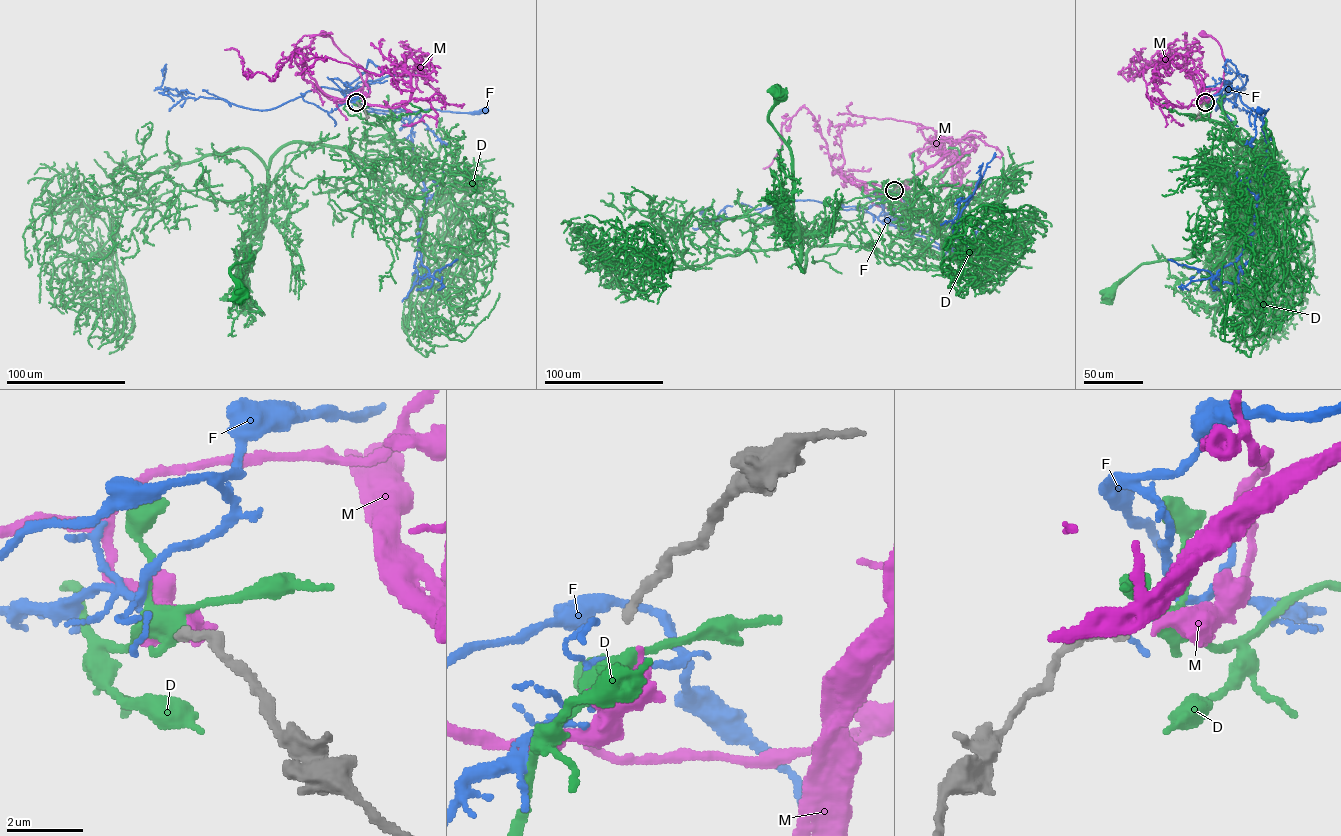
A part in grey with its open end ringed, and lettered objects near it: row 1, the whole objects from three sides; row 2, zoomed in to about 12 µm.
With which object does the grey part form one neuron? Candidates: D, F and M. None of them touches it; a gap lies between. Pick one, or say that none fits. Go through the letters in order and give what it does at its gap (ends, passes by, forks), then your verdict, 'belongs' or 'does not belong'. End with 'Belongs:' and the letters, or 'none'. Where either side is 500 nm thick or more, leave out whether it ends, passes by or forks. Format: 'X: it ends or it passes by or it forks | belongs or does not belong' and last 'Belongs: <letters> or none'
D: it passes by | does not belong
F: it ends | does not belong
M: it ends | belongs
Belongs: M

